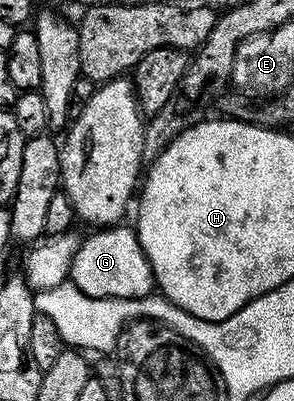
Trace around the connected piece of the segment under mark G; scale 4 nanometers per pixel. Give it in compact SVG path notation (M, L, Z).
M118 223L112 227L101 227L90 237L84 236L81 245L75 251L71 260L68 280L83 295L95 299L107 299L108 297L145 297L154 292L155 282L151 263L143 251L143 247L137 238L136 228Z

